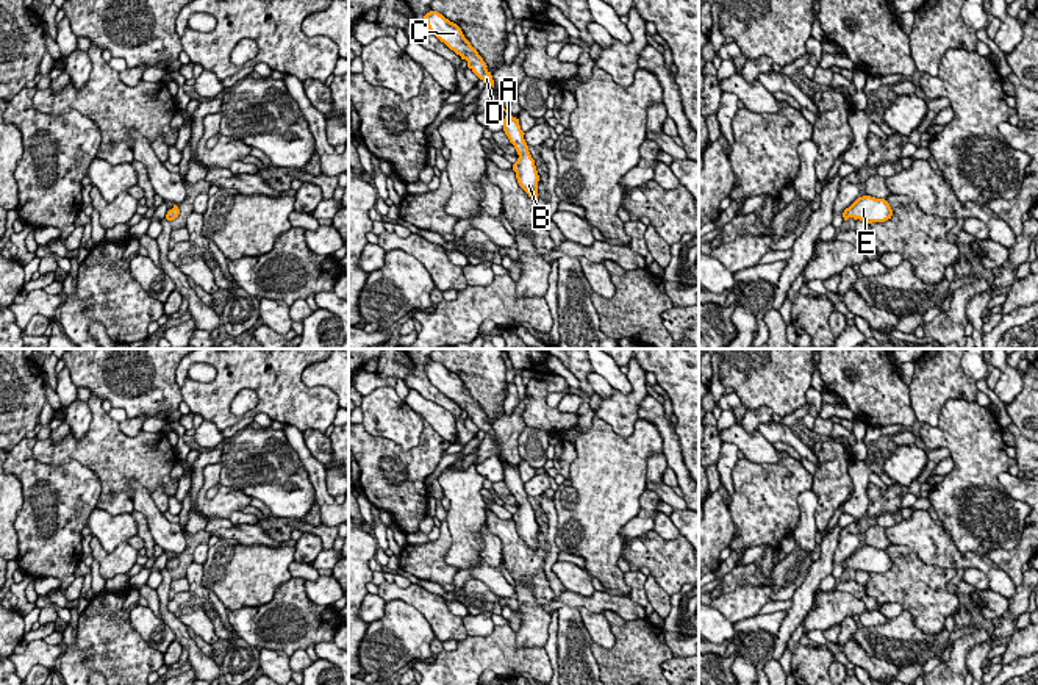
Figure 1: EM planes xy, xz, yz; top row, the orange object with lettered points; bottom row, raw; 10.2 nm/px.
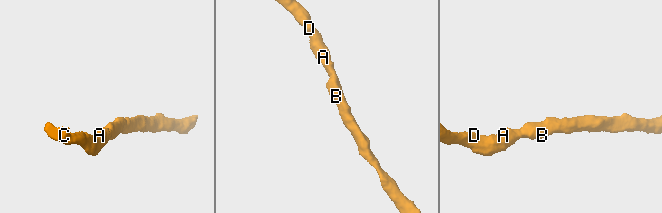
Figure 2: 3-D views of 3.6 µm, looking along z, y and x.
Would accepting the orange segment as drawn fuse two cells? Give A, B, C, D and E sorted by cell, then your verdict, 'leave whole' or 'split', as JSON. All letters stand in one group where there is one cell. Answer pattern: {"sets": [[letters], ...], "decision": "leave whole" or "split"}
{"sets": [["A", "B", "C", "D", "E"]], "decision": "leave whole"}

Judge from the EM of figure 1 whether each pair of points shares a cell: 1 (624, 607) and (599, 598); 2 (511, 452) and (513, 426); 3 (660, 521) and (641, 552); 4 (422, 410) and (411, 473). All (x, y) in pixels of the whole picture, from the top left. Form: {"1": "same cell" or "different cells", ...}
{"1": "same cell", "2": "same cell", "3": "different cells", "4": "different cells"}

